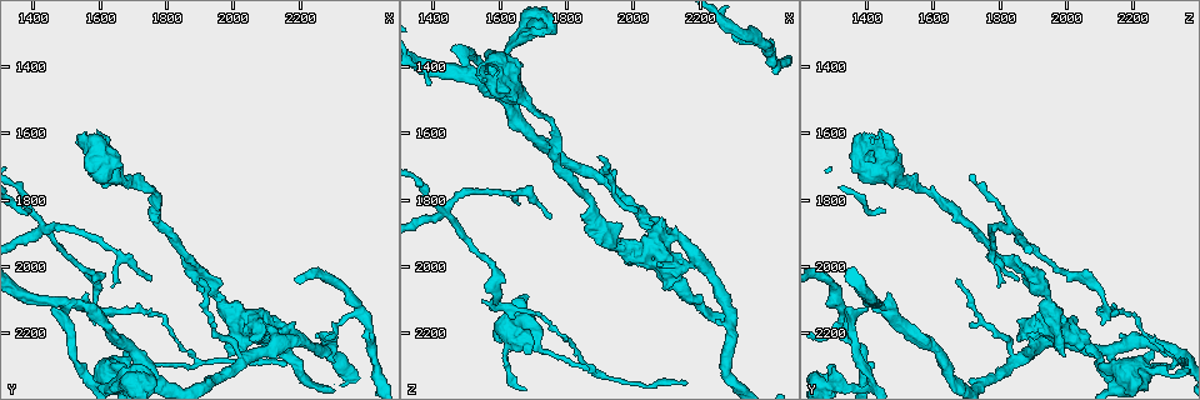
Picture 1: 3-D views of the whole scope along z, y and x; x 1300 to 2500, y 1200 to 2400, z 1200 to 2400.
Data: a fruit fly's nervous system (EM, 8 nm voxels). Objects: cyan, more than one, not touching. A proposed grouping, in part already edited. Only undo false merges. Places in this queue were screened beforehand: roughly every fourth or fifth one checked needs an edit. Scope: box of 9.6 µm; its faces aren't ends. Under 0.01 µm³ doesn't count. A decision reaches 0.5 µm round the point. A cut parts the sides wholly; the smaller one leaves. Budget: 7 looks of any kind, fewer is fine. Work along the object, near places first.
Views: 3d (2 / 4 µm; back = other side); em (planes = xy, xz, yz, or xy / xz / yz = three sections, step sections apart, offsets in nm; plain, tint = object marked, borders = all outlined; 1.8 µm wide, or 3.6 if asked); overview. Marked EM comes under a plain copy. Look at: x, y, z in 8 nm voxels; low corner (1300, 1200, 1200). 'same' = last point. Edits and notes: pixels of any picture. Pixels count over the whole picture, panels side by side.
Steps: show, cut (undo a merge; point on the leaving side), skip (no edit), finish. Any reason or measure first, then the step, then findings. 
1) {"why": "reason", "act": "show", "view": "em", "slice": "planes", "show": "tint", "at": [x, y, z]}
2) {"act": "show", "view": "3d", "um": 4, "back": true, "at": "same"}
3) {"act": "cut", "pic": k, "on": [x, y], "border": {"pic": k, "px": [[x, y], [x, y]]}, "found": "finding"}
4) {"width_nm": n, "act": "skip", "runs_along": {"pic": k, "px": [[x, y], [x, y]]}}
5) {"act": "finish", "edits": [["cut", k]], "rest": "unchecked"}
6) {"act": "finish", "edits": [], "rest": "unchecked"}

{"why": "two arms in line, one across", "act": "show", "view": "3d", "um": 4, "at": [1880, 2300, 2320]}

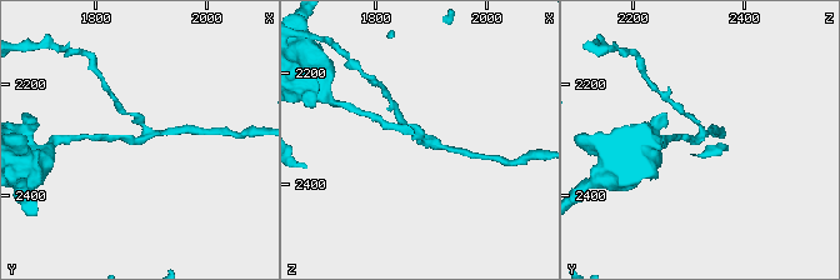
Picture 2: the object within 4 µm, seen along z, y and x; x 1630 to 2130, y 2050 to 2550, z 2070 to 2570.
{"arms": 3, "why": "need the tissue", "act": "show", "view": "em", "slice": "planes", "show": "tint", "at": [1885, 2295, 2315]}

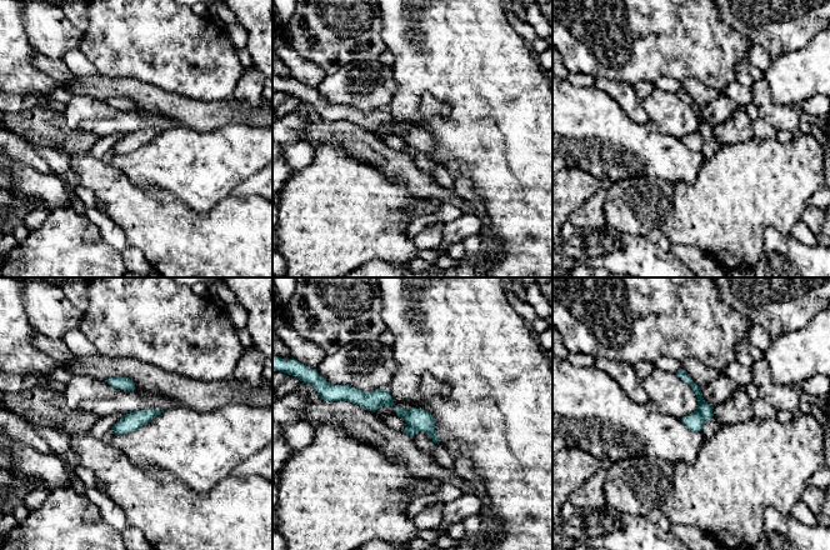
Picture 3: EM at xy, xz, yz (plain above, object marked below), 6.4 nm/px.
{"width_nm": 120, "act": "cut", "pic": 3, "on": [705, 409], "part_leaving": {"pic": 3, "px": [[681, 373], [696, 389], [708, 415]]}, "found": "two cells meet here"}

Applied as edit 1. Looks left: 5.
{"why": "redraw", "act": "show", "view": "overview"}

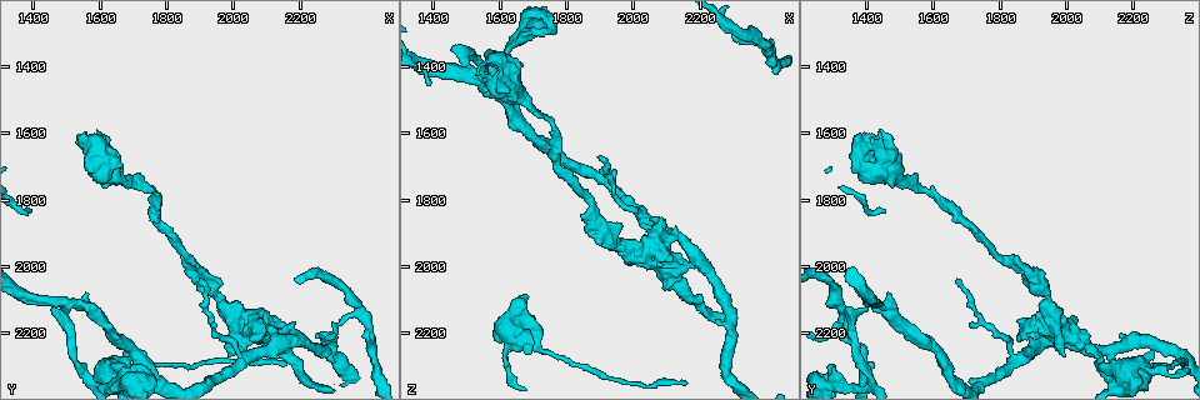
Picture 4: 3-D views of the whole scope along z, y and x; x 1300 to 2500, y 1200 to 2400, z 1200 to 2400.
{"why": "sudden change in width", "act": "show", "view": "em", "um": 3.6, "slice": "xy", "step": 16, "show": "tint", "at": [1580, 1630, 1380]}

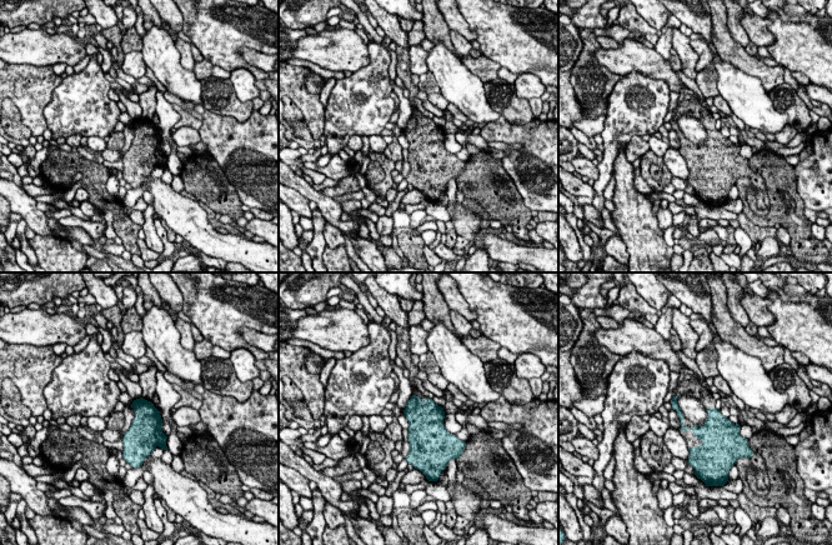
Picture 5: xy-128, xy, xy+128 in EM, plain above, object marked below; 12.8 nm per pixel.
{"act": "skip", "found": "all the same cell"}

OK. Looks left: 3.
{"act": "show", "view": "3d", "um": 2, "back": true, "at": [1530, 2110, 1430]}

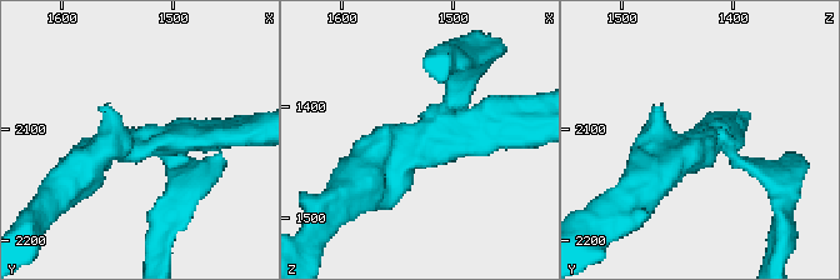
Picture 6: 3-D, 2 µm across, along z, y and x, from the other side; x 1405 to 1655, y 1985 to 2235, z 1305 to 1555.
{"arms": 3, "arm_widths_nm": [190, 200, 300], "act": "show", "view": "em", "um": 3.6, "slice": "planes", "show": "tint", "at": [1524, 2108, 1424]}

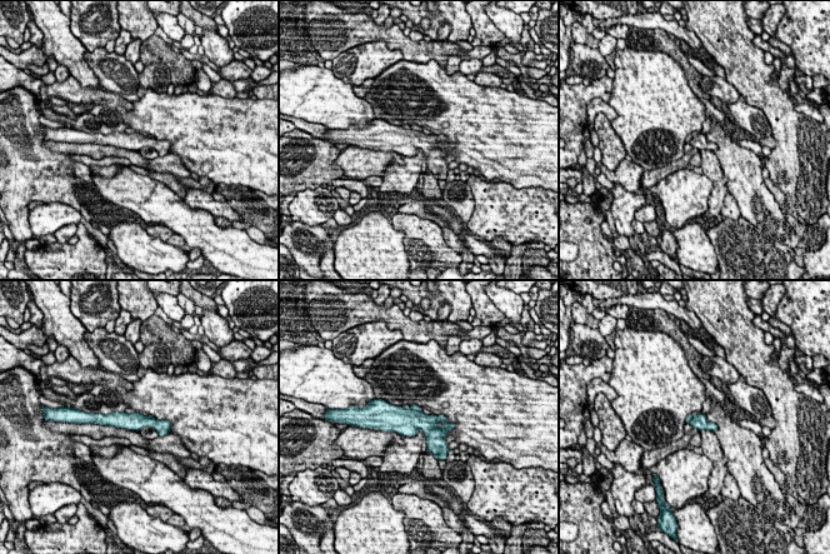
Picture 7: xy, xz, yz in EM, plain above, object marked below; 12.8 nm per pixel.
{"act": "cut", "pic": 7, "on": [414, 407], "found": "two cells meet here"}

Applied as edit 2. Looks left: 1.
{"act": "finish", "edits": [["cut", 3], ["cut", 7]], "rest": "unchecked"}

